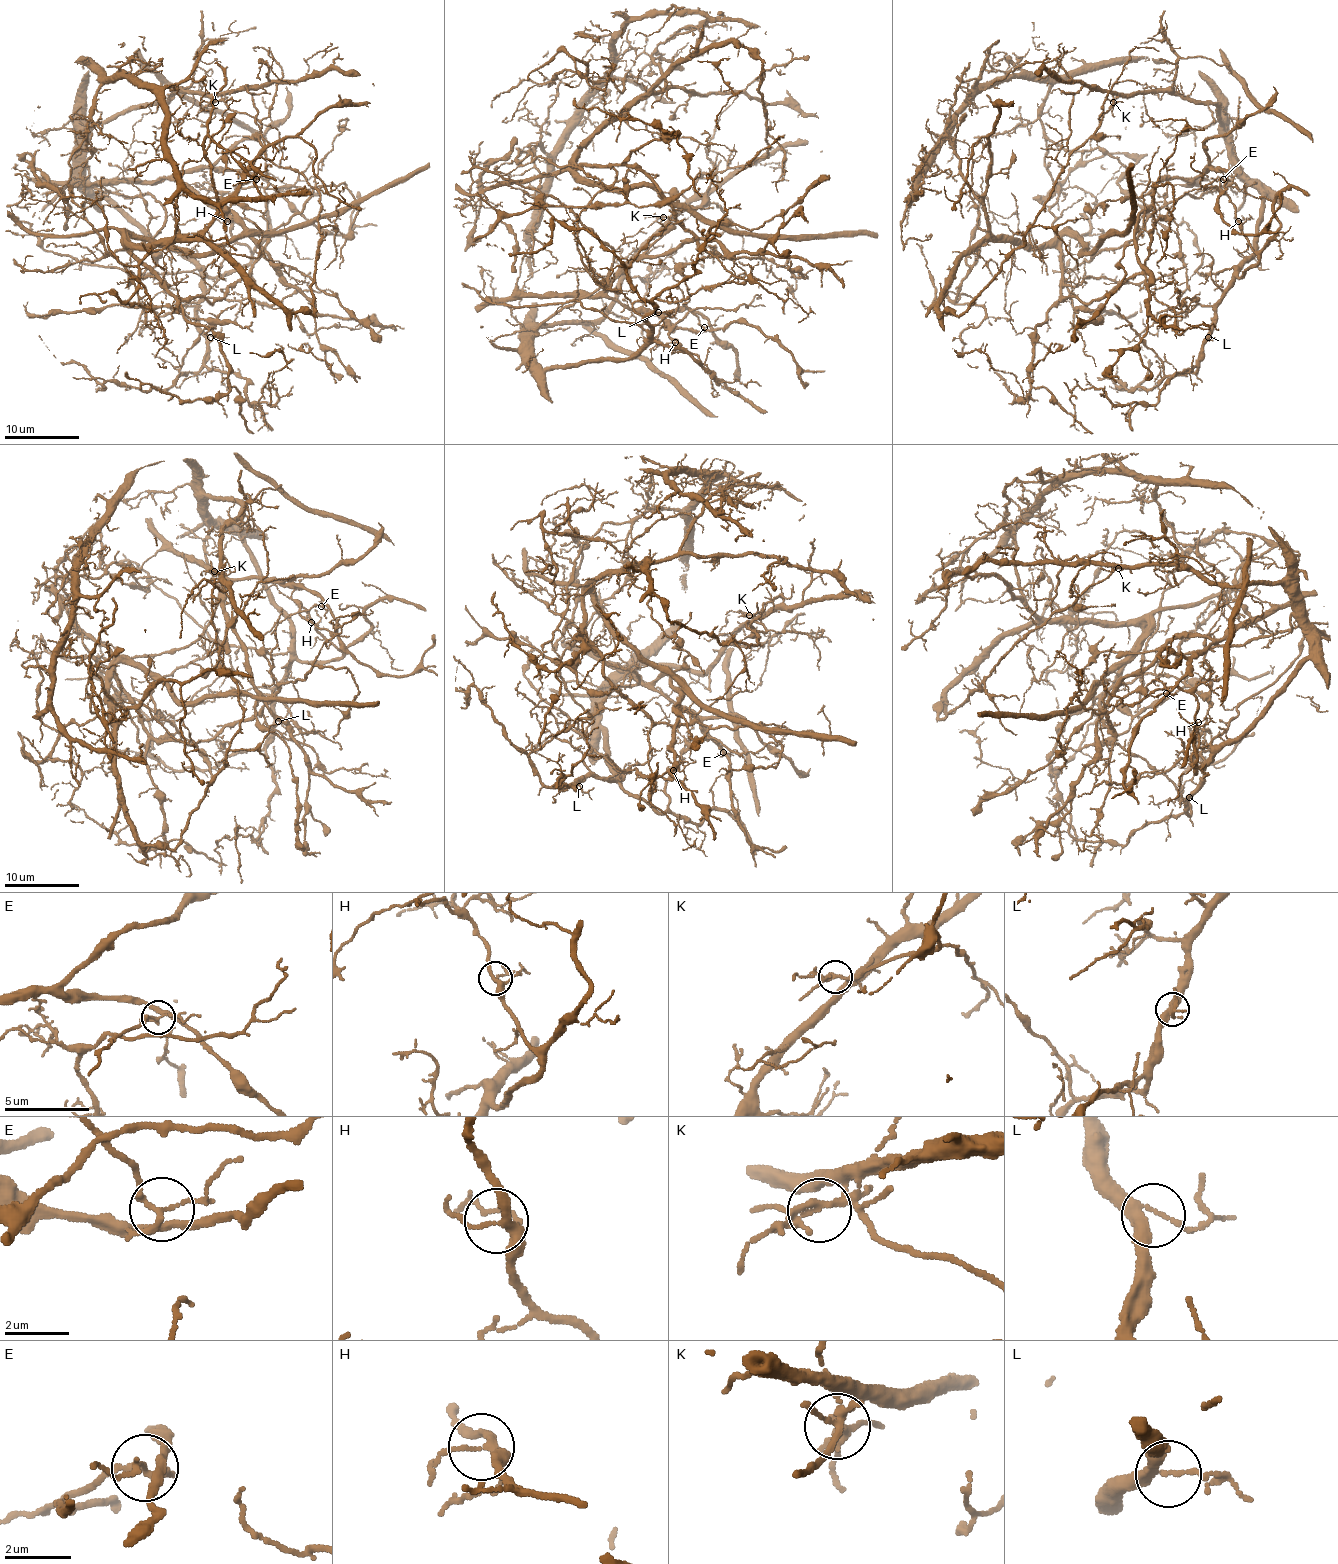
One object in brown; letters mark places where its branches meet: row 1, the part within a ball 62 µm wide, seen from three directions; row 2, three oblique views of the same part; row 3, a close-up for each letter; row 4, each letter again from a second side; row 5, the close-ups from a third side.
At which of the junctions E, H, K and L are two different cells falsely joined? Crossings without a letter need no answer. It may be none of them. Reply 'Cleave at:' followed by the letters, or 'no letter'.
Cleave at: E, K

